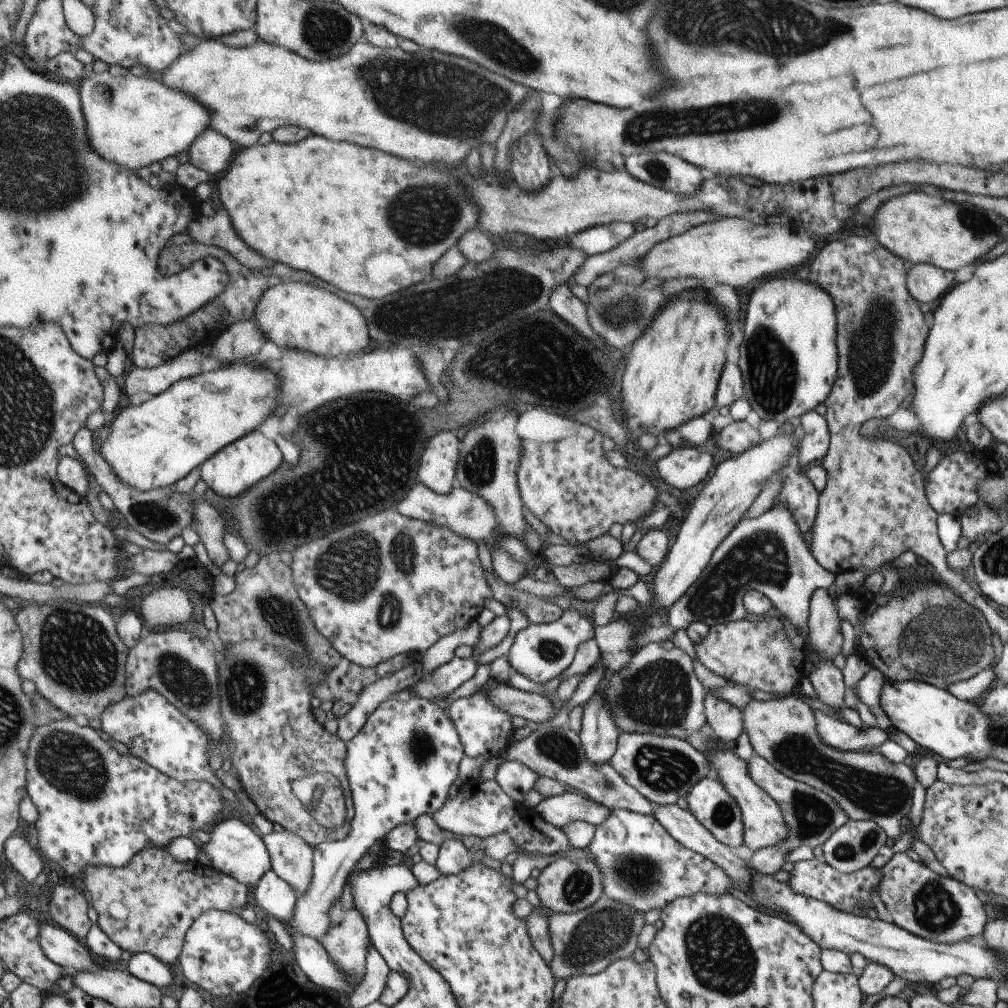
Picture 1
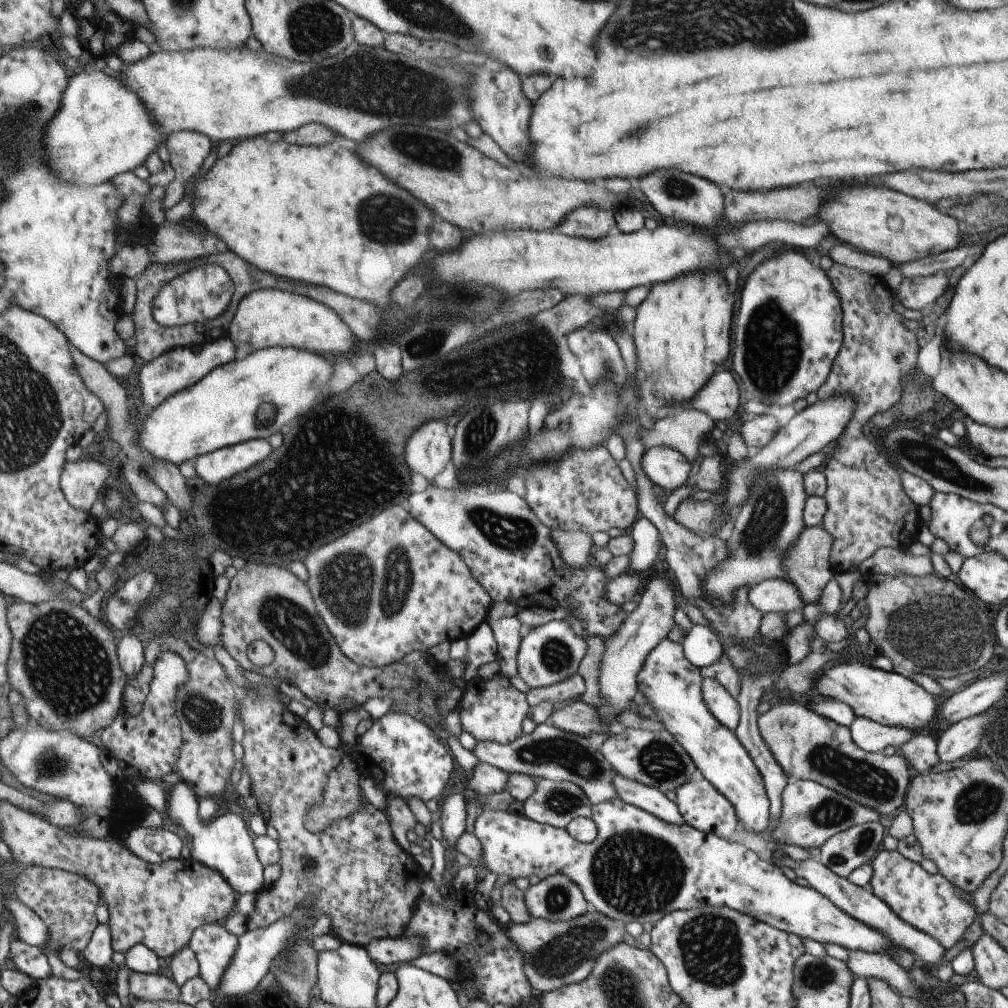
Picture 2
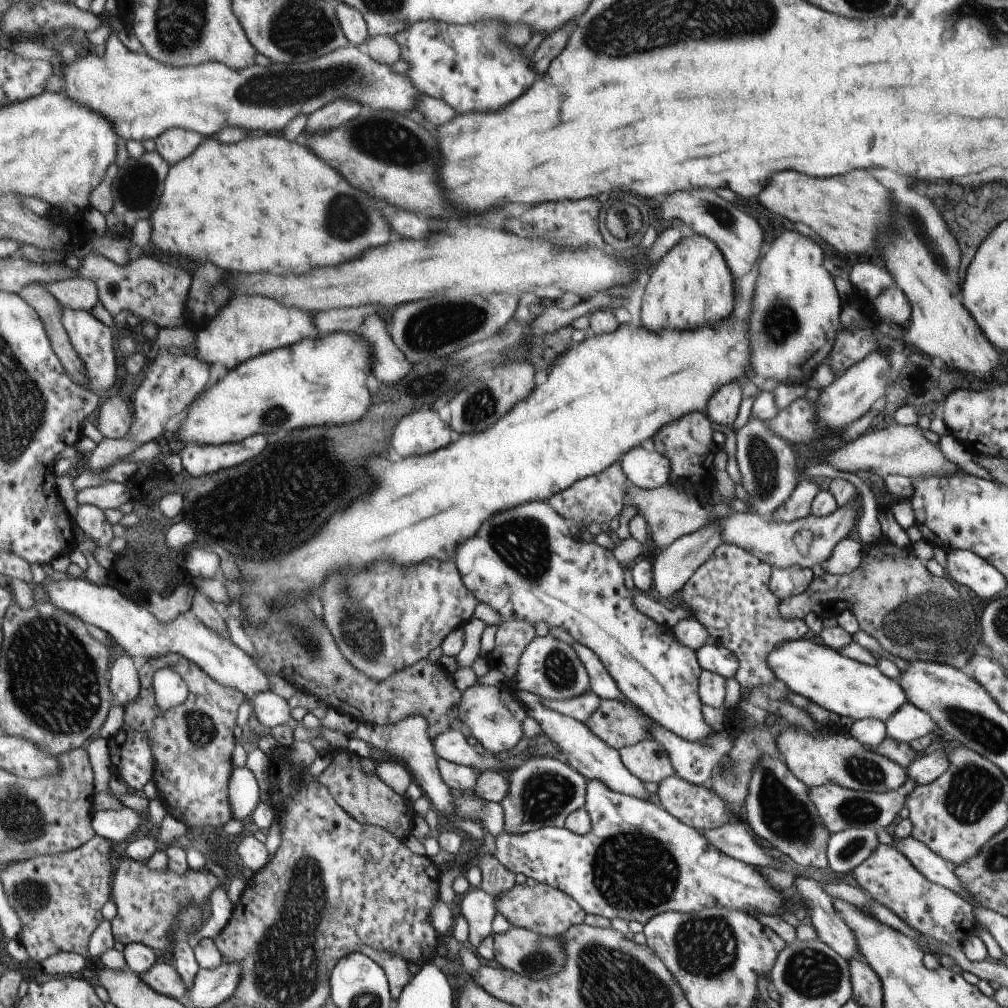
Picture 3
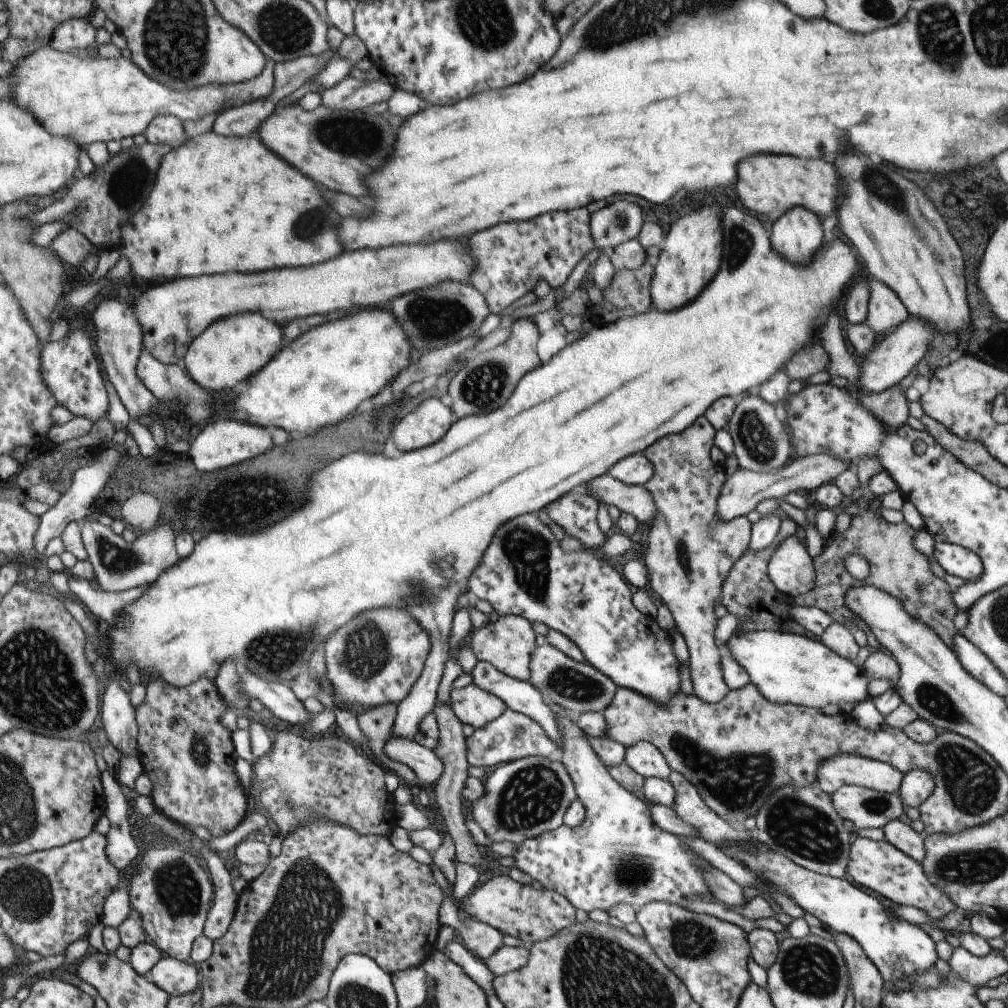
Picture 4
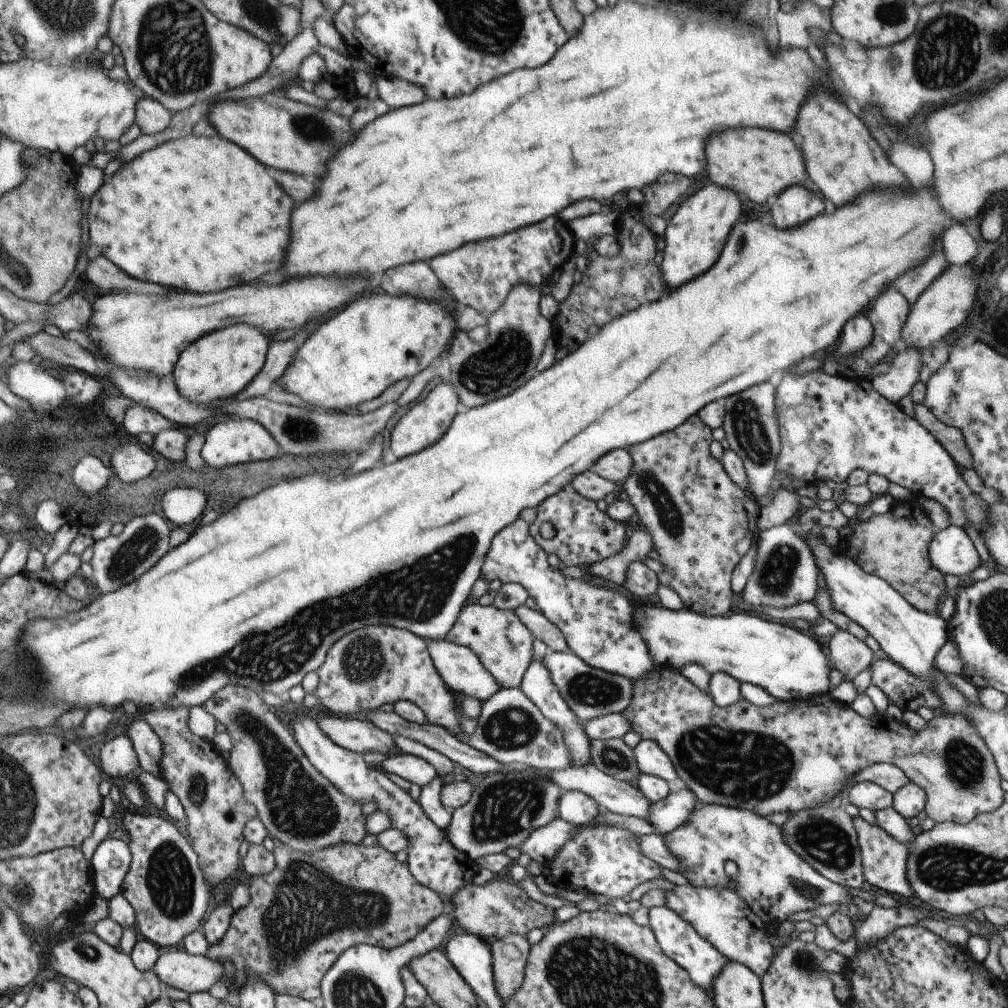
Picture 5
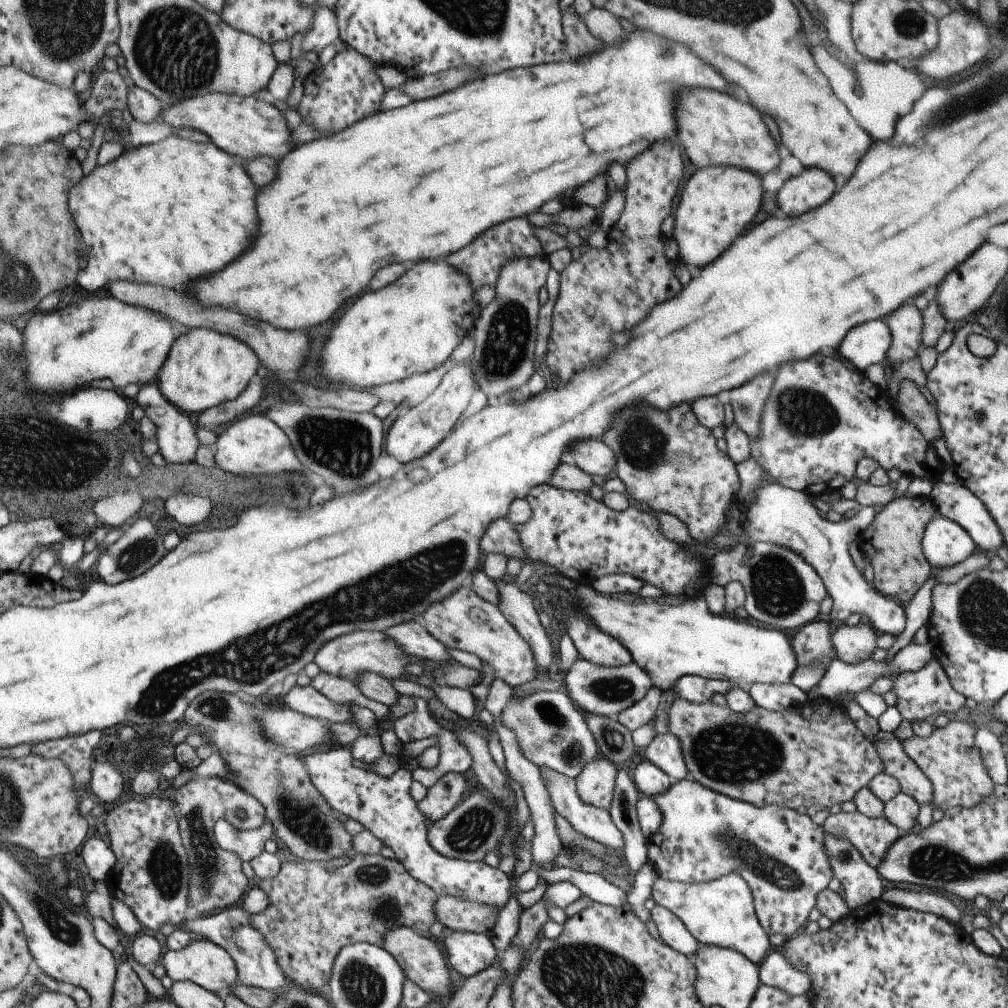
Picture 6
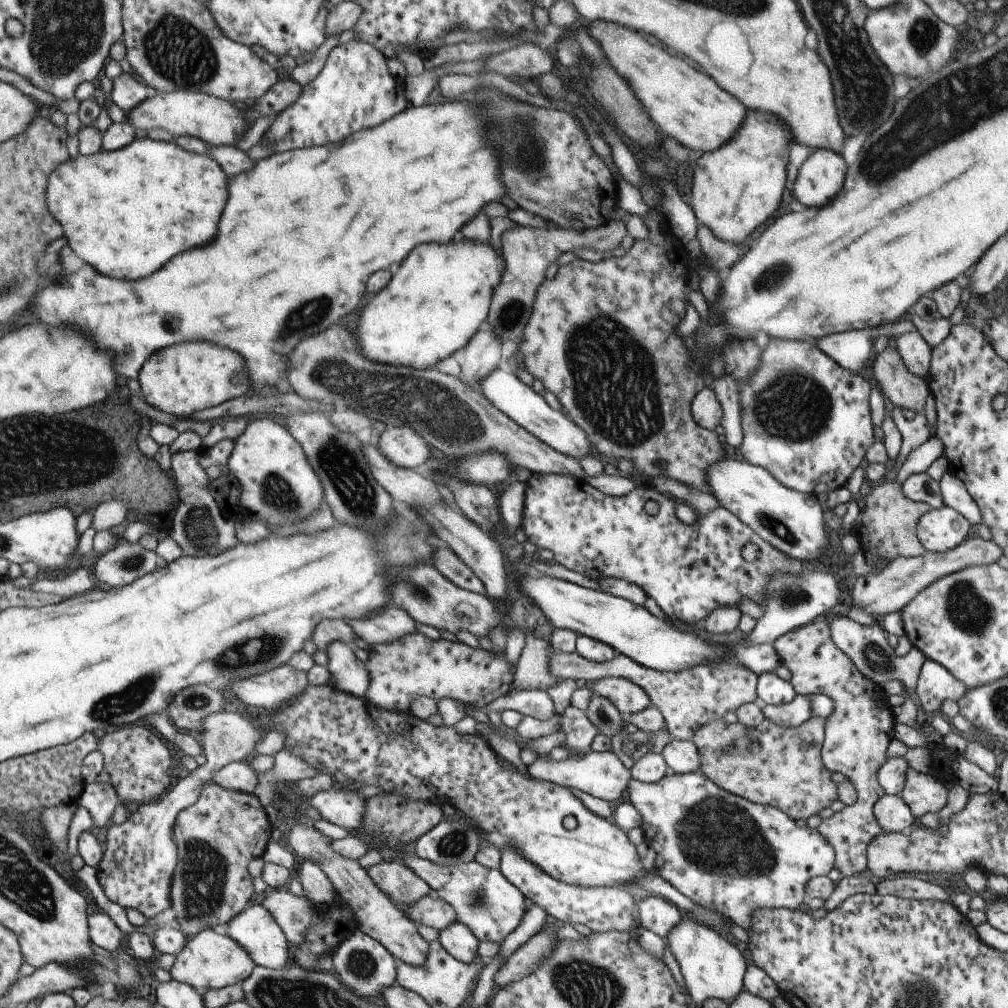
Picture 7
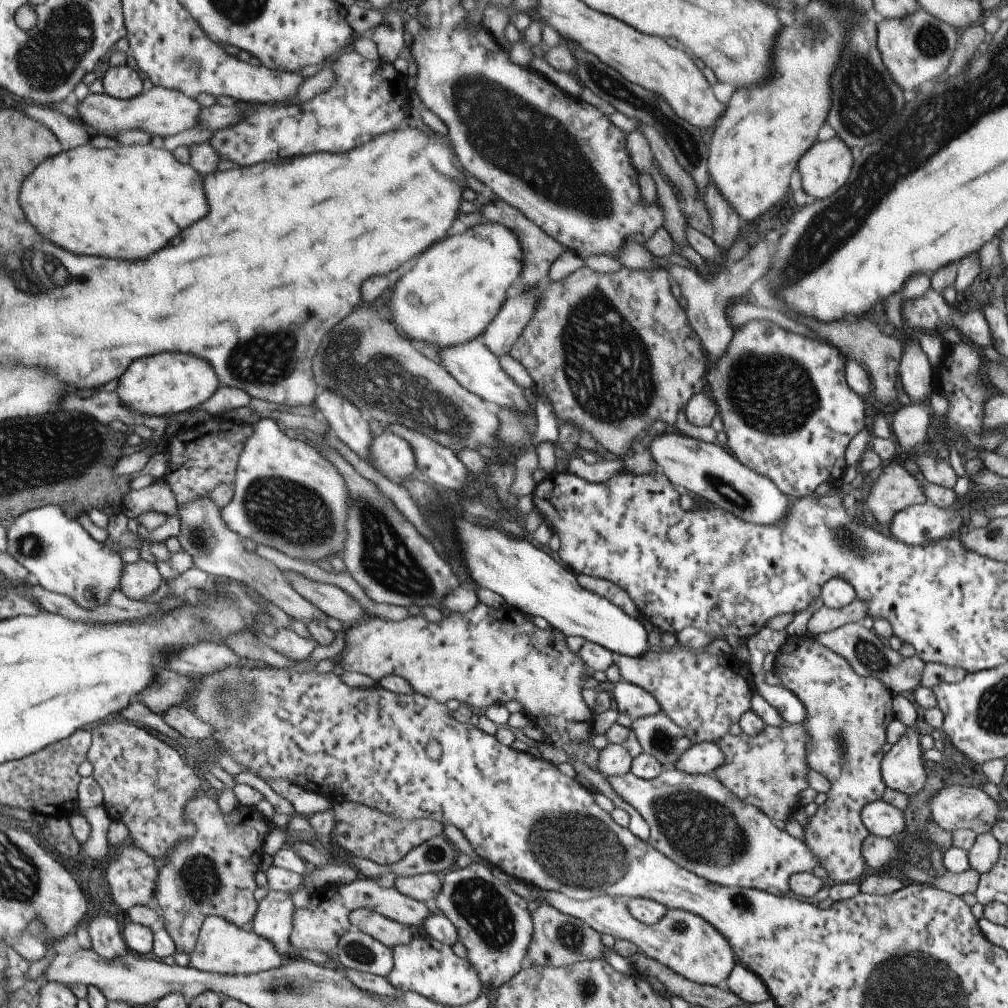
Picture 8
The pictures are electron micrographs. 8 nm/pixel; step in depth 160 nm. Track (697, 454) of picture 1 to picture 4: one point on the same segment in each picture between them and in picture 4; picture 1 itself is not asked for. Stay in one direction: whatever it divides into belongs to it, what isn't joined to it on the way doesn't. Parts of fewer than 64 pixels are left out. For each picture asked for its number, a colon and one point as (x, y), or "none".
2: (667, 470)
3: (643, 467)
4: (635, 469)

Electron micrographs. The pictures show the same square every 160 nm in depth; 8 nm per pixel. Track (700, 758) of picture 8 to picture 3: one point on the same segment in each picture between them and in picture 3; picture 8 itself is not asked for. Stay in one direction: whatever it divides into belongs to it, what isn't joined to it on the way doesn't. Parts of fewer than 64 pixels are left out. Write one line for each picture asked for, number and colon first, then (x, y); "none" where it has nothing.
3: (647, 760)
4: (643, 757)
5: (650, 758)
6: (664, 752)
7: (680, 756)

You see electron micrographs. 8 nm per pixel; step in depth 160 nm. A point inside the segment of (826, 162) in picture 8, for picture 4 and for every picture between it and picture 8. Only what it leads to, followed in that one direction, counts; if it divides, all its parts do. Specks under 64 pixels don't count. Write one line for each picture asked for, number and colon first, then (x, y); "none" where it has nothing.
4: (796, 234)
5: (795, 204)
6: (813, 186)
7: (819, 178)

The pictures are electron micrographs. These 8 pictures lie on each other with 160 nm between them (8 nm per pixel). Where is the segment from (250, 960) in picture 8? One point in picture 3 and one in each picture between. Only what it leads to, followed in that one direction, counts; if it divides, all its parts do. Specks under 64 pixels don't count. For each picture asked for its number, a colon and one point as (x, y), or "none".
3: (164, 977)
4: (176, 977)
5: (190, 972)
6: (206, 964)
7: (210, 960)

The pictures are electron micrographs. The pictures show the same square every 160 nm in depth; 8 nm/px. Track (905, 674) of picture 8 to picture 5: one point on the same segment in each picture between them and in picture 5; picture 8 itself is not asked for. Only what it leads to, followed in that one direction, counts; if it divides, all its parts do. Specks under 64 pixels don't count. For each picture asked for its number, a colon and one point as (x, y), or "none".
5: (849, 655)
6: (854, 644)
7: (865, 646)

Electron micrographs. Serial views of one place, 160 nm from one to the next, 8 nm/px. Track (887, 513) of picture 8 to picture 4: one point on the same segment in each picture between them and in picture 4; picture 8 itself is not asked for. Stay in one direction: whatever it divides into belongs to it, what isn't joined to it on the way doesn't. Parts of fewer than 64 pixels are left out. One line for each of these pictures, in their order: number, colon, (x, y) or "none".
4: (894, 565)
5: (894, 545)
6: (894, 537)
7: (889, 518)

